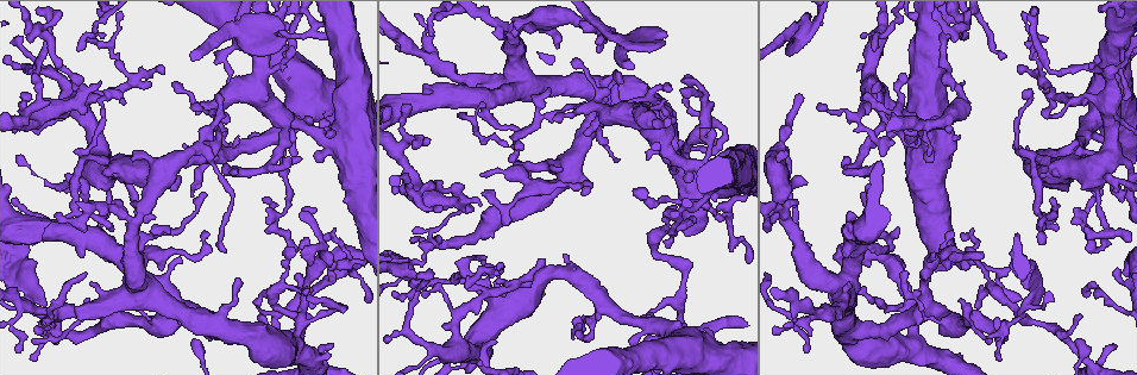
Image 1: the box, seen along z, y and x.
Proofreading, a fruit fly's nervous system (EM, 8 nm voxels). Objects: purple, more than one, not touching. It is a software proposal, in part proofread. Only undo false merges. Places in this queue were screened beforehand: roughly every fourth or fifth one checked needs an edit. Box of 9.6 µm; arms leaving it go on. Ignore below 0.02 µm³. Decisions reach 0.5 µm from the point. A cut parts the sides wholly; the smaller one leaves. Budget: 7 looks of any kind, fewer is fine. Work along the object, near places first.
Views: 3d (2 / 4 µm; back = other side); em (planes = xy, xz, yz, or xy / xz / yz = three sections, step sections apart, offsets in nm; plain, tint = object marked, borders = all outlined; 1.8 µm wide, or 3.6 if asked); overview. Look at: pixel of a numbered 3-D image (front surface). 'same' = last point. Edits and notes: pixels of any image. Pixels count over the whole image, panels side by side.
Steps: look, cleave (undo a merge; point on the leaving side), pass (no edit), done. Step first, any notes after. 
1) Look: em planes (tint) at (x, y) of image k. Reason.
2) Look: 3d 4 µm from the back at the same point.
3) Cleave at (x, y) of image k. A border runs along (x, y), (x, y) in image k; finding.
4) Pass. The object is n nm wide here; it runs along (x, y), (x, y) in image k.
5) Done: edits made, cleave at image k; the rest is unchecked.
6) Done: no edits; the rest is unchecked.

Look: em planes (tint) at (1026, 309) of image 1. Thick turns thin.

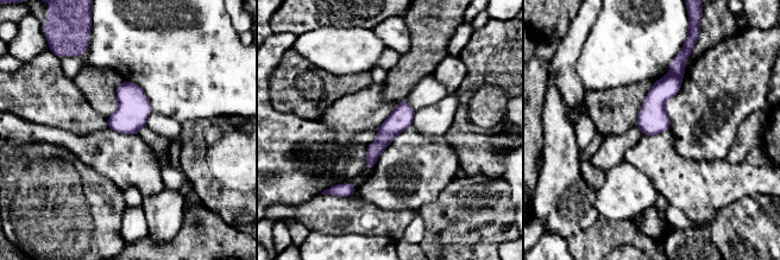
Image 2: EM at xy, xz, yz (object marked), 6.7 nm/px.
Cleave at (677, 67) of image 2. A border runs along (670, 73), (680, 78) in image 2; a second neuron is stuck on.

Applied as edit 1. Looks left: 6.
Look: em planes (plain) at (273, 226) of image 1. Abrupt turn.

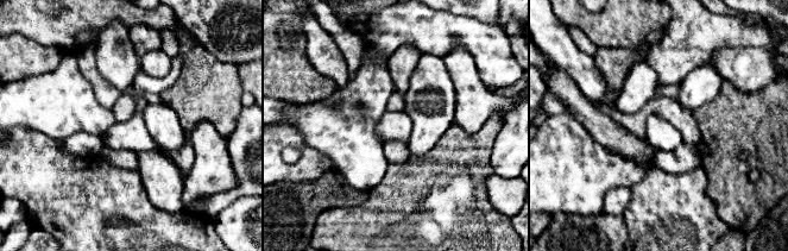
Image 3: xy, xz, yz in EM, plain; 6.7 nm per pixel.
Look: em planes (tint) at the same point.

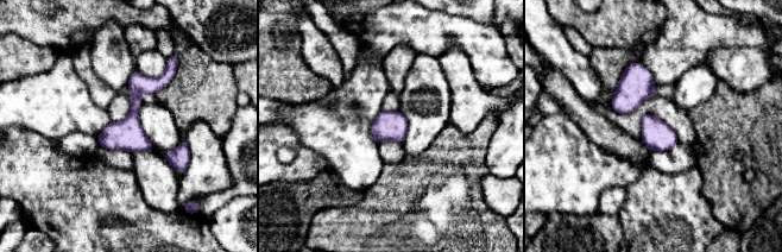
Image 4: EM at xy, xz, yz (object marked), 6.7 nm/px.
Pass. It runs along (170, 73), (134, 94), (133, 117), (101, 143) in image 4; continuous, no second neuron.

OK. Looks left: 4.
Look: 3d 4 µm at (1017, 307) of image 1. Thin neck.

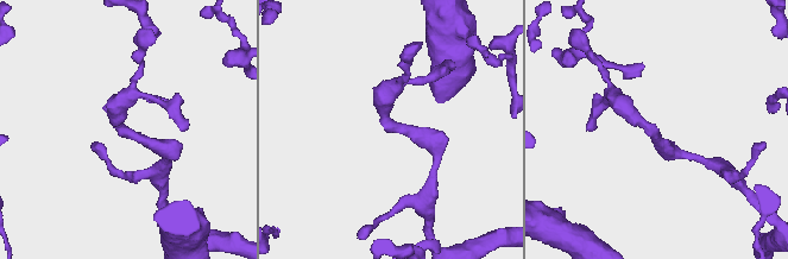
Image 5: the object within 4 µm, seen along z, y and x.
Look: em planes (tint) at (124, 131) of image 5. The arms are 240, 280 nm wide.

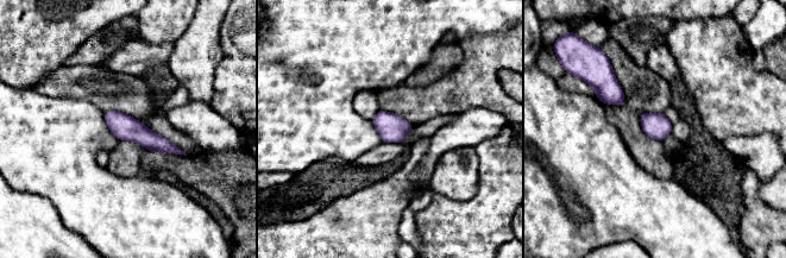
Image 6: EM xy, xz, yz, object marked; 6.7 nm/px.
Pass. It runs along (107, 114), (124, 127), (175, 150) in image 6; continuous, no second neuron.

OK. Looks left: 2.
Done: edits made, cleave at image 2; the rest is unchecked.

